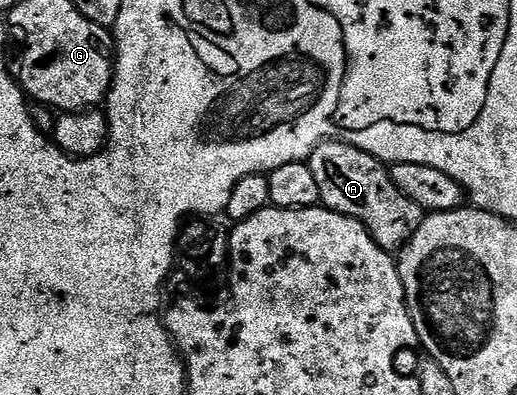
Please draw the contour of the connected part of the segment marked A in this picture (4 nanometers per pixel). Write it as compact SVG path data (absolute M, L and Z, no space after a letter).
M326 140L308 158L311 174L319 182L321 204L344 216L358 220L371 234L380 248L393 254L405 247L405 243L419 230L423 213L415 202L402 194L399 186L391 182L388 167L371 154L341 140Z

